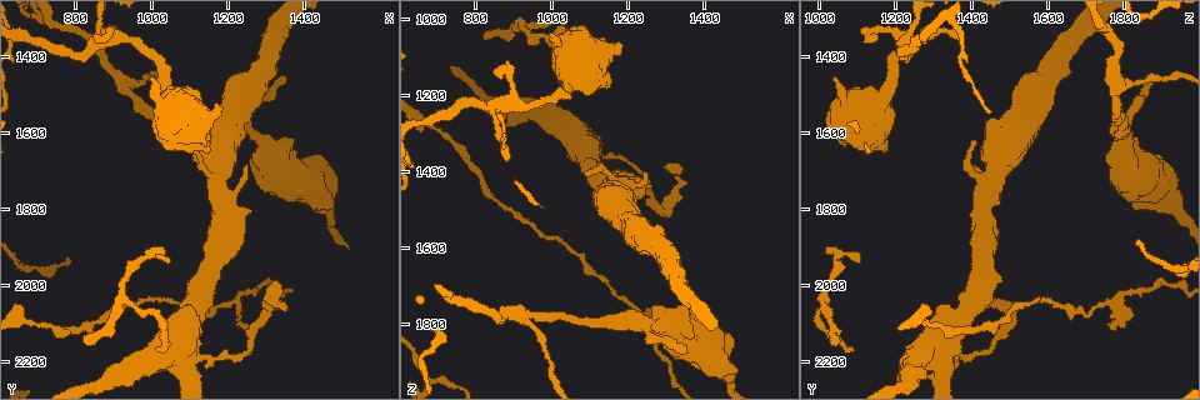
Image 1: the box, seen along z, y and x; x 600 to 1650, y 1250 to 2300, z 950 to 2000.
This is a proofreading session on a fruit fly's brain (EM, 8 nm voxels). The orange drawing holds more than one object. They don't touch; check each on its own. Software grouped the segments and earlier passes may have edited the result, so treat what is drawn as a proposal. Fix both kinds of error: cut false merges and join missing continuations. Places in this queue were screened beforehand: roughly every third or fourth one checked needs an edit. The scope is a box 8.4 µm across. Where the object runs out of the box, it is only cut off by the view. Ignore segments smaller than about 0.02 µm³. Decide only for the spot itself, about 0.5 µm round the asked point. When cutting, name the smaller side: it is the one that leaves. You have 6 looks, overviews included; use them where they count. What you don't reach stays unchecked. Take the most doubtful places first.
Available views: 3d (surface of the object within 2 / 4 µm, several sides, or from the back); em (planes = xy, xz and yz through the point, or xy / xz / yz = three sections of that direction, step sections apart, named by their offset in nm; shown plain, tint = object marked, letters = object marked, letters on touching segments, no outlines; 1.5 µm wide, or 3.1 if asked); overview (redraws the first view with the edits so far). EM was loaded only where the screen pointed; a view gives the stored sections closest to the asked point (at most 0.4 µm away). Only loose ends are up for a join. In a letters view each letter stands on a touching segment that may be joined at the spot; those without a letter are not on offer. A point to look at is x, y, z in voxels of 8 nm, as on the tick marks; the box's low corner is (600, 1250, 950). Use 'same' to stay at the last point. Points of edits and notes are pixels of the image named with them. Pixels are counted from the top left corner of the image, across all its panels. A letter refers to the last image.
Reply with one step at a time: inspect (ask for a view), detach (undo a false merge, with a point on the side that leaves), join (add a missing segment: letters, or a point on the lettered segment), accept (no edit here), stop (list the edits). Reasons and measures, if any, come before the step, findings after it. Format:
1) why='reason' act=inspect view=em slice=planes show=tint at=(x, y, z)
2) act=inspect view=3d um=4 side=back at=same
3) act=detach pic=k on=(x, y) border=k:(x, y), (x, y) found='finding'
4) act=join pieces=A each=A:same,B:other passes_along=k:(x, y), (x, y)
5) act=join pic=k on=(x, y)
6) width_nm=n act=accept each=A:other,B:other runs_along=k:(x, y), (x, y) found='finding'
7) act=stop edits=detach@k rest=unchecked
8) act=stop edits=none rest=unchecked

why='branch stops here' act=inspect view=em slice=xz step=4 show=tint at=(1170, 1520, 1070)

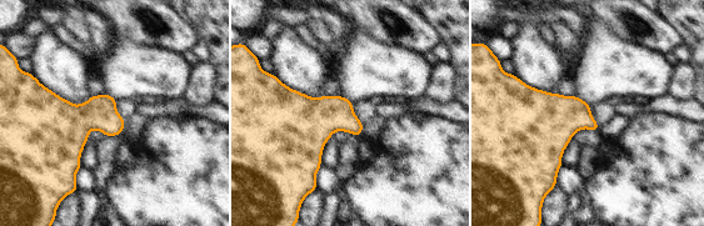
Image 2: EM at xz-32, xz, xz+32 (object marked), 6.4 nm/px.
why='another direction' act=inspect view=em slice=planes show=letters at=same

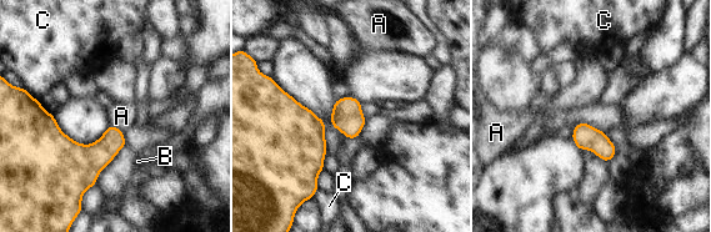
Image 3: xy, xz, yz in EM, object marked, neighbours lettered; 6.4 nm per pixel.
act=accept each=A:other,B:other,C:other found='none of them fits'

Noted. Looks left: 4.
why='branch stops here' act=inspect view=3d um=4 at=(820, 2140, 1060)

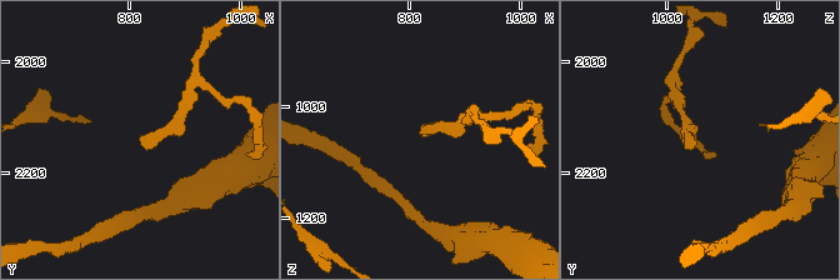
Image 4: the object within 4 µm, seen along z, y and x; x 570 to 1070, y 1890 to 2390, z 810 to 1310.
act=inspect view=em slice=xz step=8 show=tint at=(830, 2145, 1055)

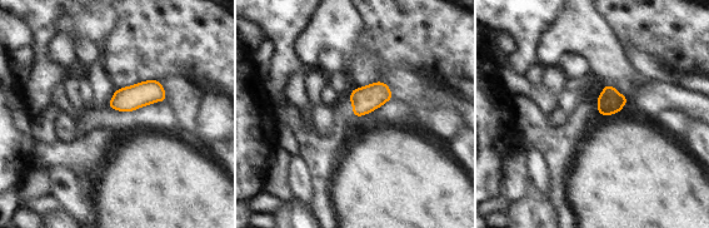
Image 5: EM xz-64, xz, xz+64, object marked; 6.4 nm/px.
act=inspect view=em slice=planes show=letters at=same

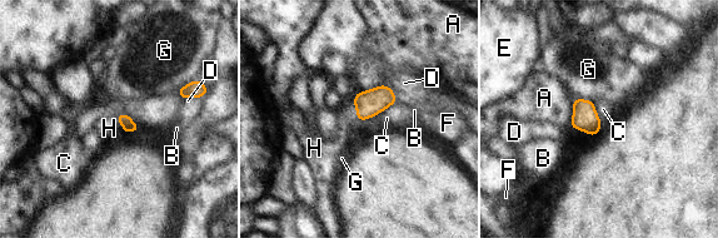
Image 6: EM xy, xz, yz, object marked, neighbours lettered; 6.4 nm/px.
act=join pieces=H each=A:other,B:other,C:other,D:other,E:other,F:other,G:other,H:same passes_along=6:(368, 104), (355, 109), (348, 118) found='it goes on there'

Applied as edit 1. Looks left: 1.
act=stop edits=join@6 rest=unchecked

